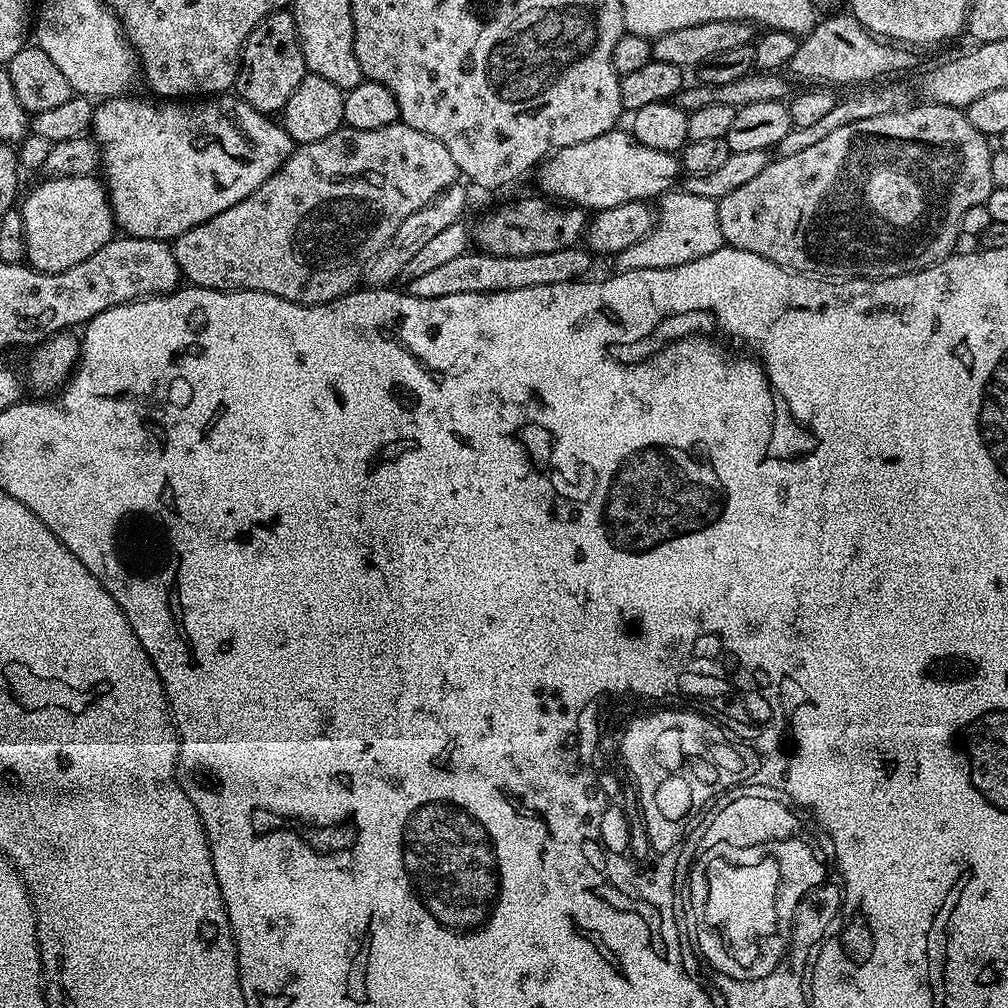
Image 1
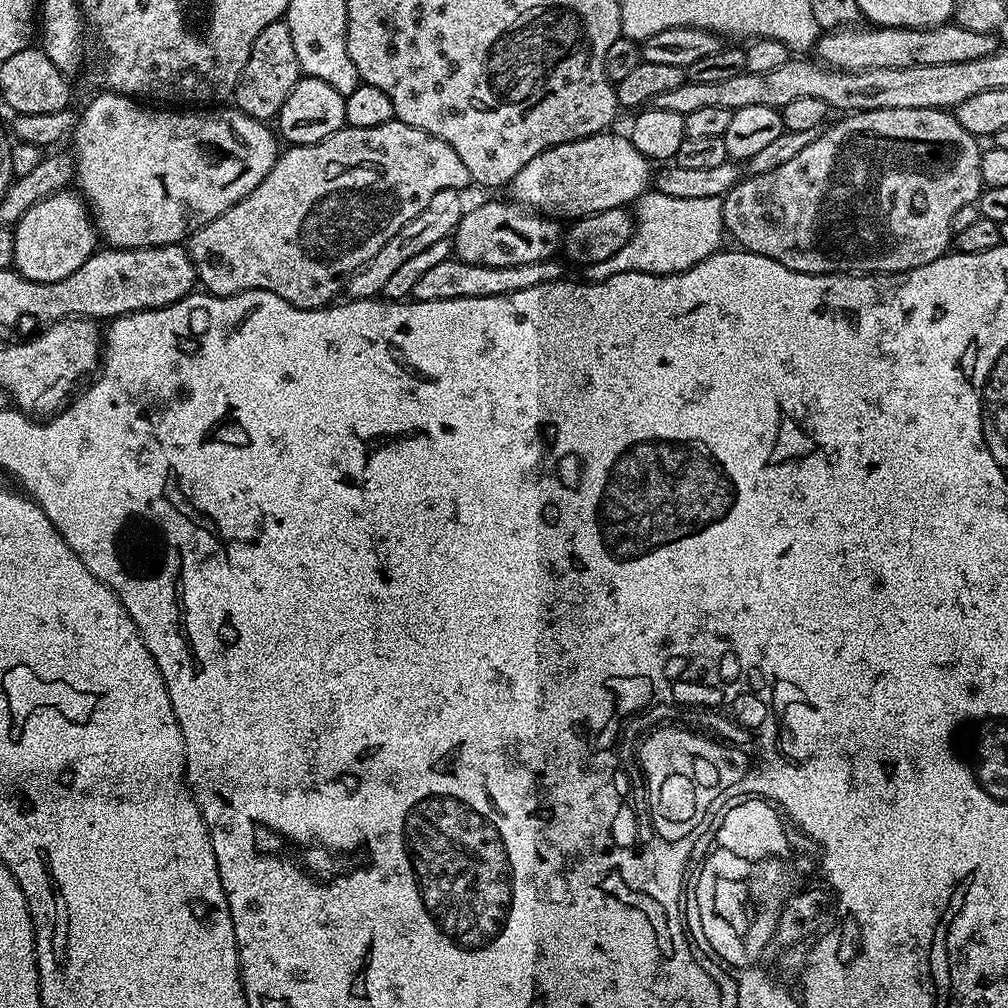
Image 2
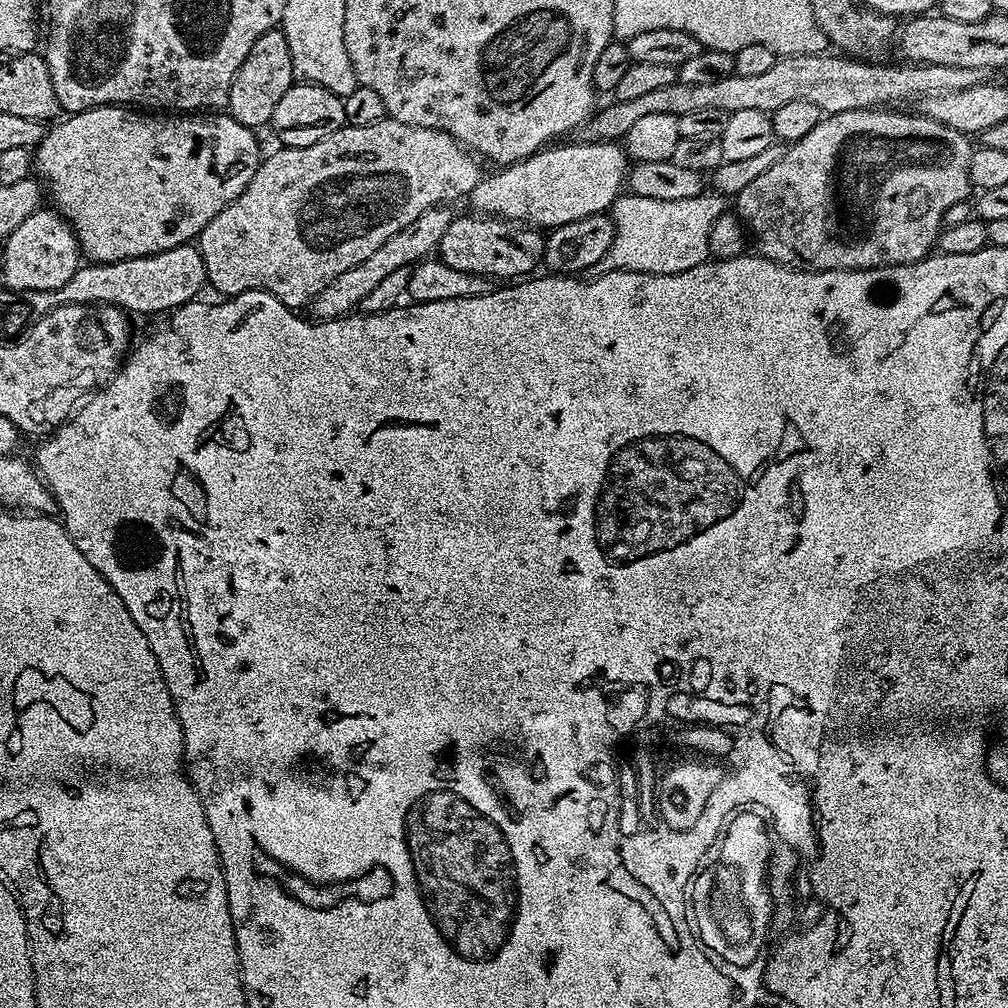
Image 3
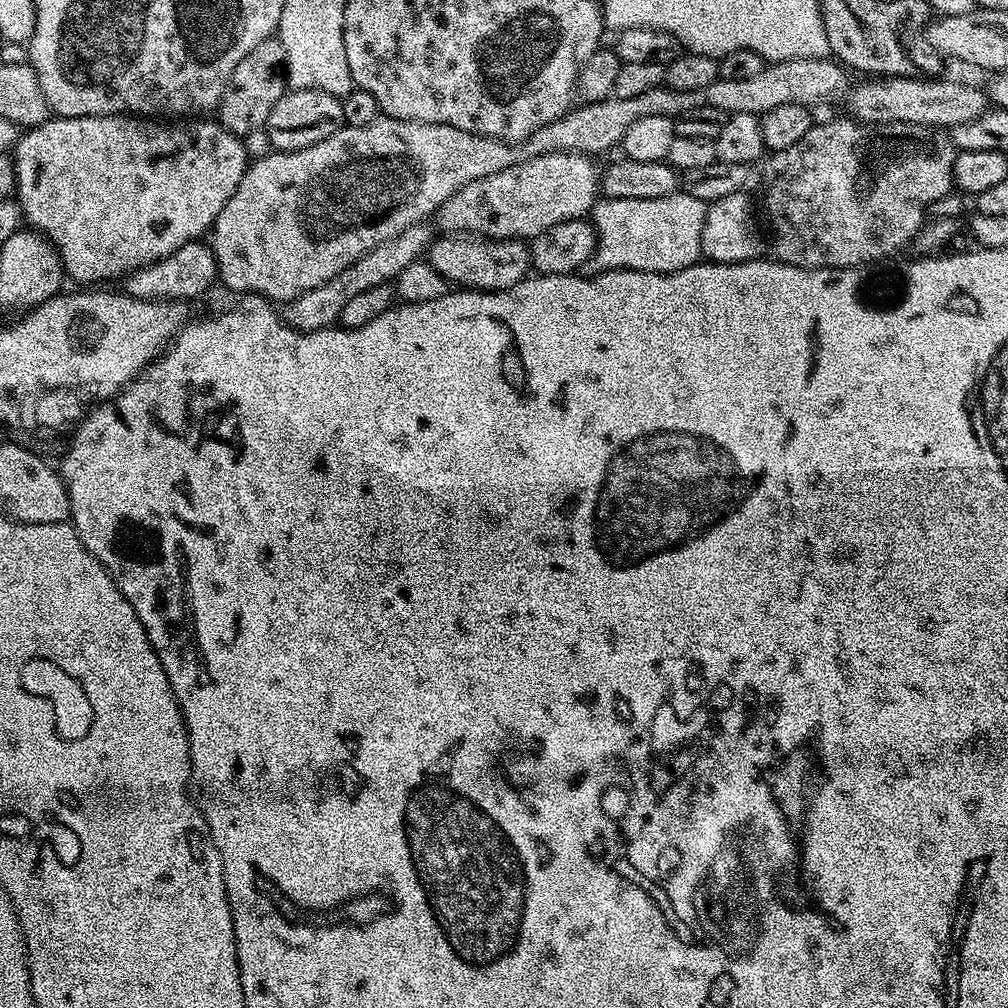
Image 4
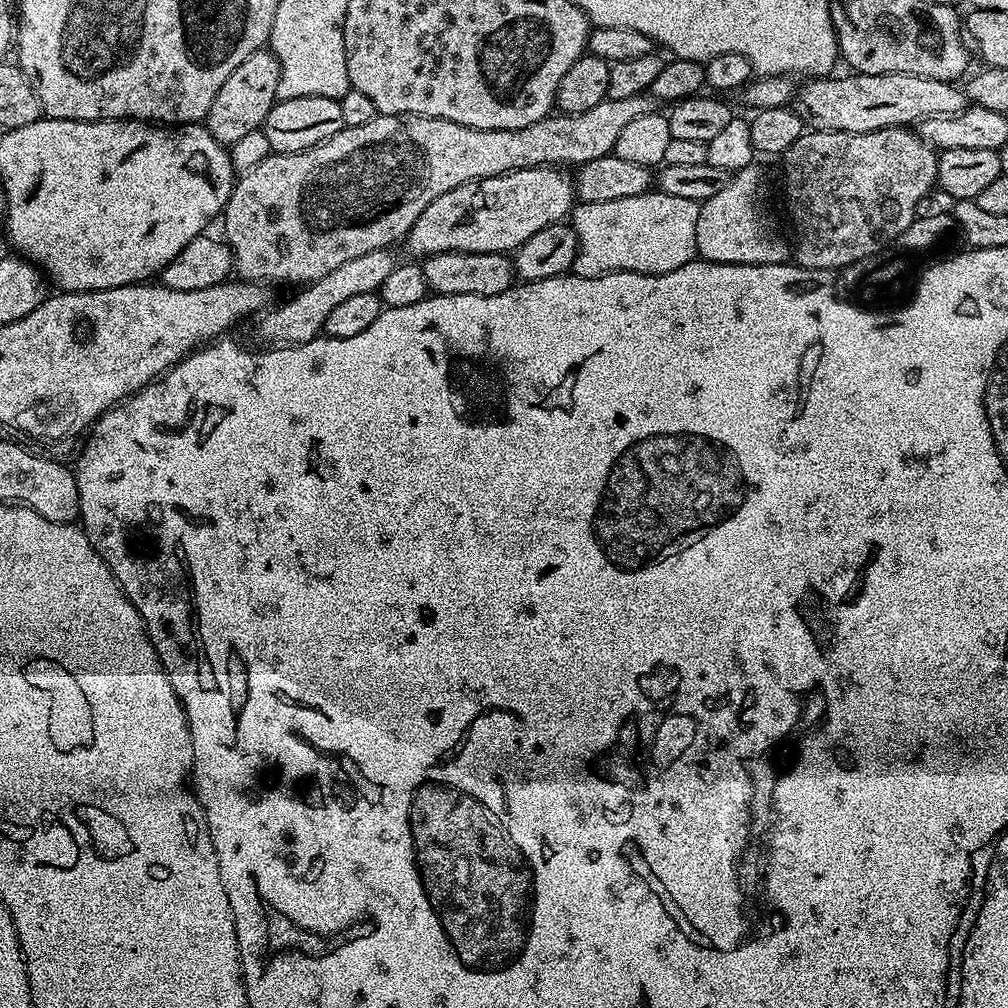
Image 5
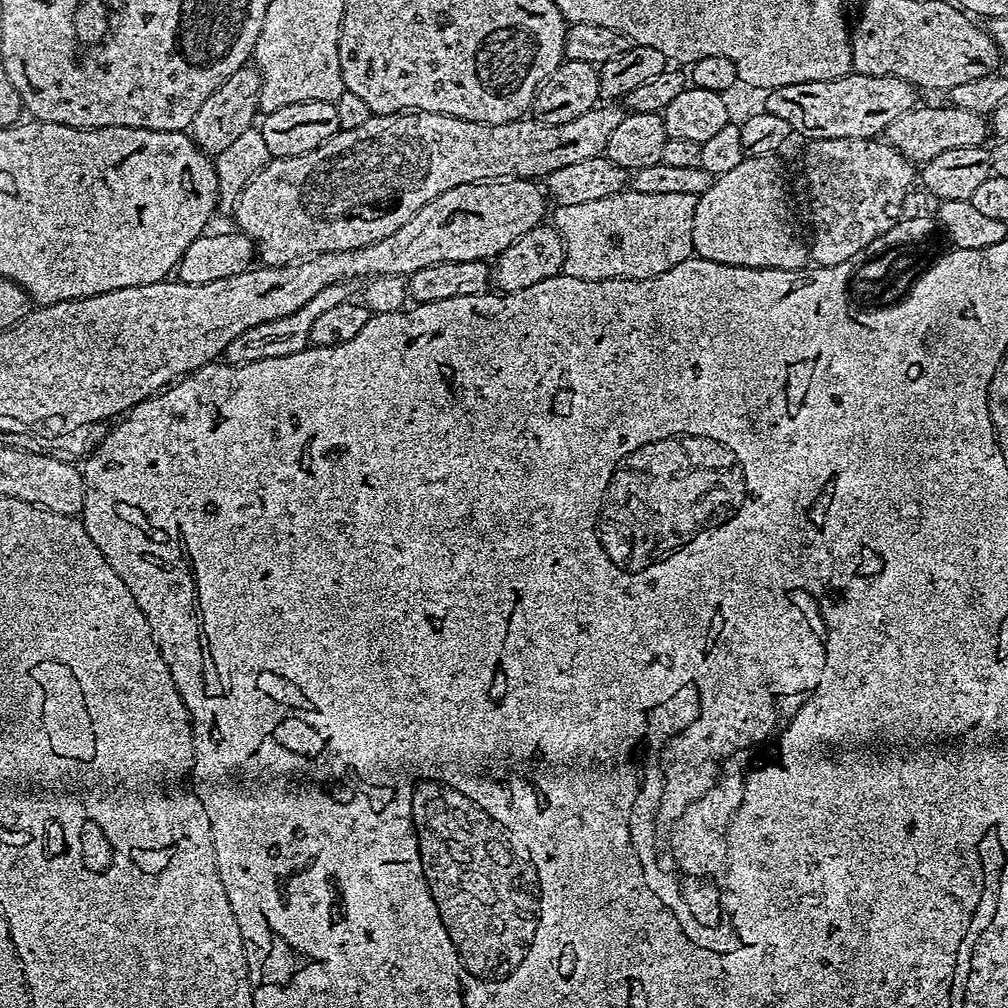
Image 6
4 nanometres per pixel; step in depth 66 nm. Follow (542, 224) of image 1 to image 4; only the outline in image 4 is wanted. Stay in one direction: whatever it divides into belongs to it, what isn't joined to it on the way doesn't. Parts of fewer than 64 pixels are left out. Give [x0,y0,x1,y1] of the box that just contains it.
[426,234,532,292]

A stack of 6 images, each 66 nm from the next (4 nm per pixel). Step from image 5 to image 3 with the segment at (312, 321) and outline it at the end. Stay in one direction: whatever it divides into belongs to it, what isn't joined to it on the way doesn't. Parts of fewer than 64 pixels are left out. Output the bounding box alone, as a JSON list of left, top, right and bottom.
[310,206,454,320]

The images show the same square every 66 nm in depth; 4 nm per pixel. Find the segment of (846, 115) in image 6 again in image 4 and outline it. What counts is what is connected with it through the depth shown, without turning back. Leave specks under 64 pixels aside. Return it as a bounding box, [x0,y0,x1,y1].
[847,75,990,130]

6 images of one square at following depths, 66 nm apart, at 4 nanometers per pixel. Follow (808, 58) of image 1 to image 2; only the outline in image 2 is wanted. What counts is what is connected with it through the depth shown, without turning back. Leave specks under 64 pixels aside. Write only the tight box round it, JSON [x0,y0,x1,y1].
[814,22,998,72]

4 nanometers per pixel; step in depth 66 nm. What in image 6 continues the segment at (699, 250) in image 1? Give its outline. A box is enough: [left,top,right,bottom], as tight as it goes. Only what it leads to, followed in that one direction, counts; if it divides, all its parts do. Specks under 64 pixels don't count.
[554,190,697,282]

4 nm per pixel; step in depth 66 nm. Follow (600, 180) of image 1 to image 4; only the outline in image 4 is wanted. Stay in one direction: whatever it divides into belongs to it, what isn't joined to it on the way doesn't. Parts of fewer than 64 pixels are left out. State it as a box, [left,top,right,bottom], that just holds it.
[434,152,600,241]

